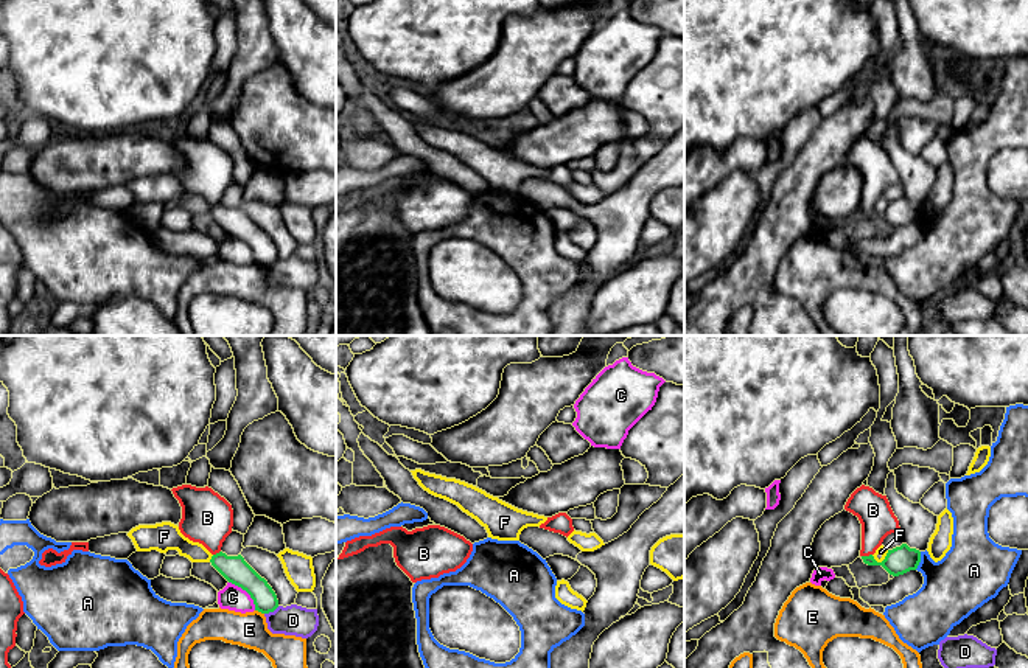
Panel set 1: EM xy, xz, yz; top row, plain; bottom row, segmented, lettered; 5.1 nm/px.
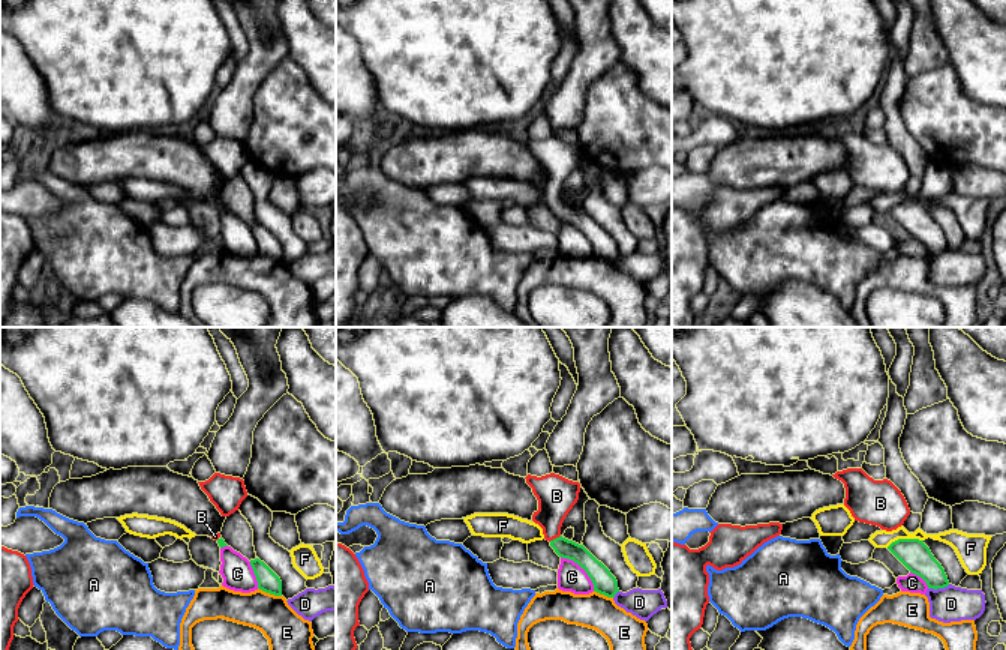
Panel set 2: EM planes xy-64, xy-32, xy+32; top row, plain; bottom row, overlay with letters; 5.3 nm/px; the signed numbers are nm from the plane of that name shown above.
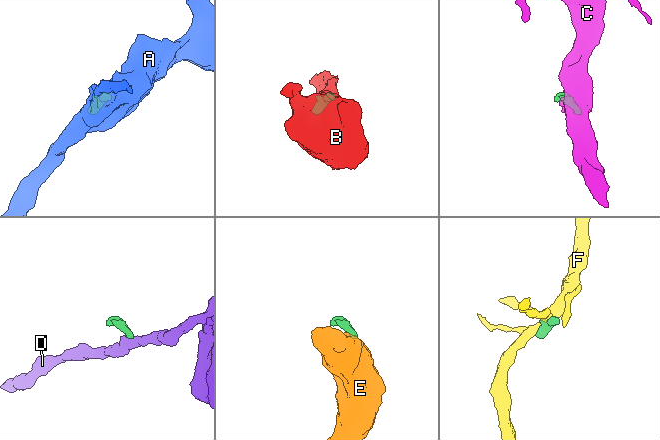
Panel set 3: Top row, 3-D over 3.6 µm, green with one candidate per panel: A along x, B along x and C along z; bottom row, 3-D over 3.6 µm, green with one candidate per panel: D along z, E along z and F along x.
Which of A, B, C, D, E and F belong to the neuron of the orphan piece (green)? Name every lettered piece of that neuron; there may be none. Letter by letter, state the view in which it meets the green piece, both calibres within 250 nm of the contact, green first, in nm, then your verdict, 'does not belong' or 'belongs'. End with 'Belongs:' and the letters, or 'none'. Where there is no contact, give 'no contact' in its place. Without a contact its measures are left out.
A: yz | 140/320 nm | does not belong
B: yz | 140/180 nm | belongs
C: xy | 140/130 nm | does not belong
D: xy | 130/160 nm | does not belong
E: xy | 140/180 nm | does not belong
F: yz | 140/60 nm | does not belong
Belongs: B

